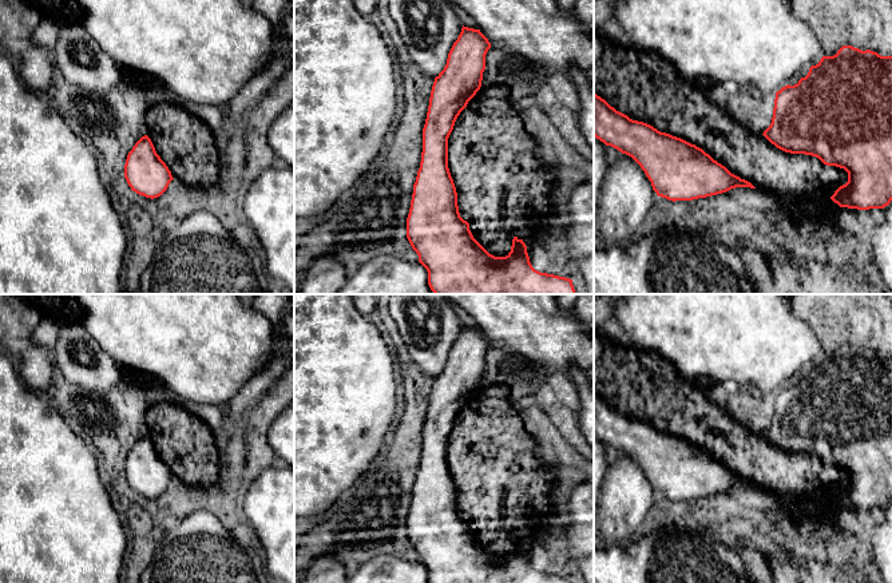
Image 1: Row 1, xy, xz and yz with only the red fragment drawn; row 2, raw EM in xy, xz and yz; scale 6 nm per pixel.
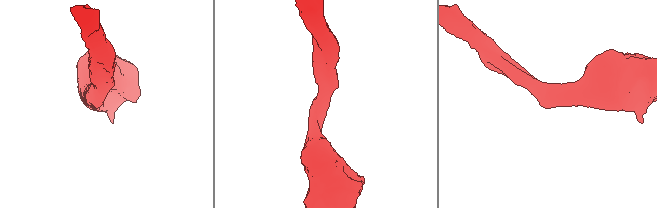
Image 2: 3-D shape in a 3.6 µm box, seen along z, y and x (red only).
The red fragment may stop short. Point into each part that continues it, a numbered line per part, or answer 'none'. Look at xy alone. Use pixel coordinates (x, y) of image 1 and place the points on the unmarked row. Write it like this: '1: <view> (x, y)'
none

